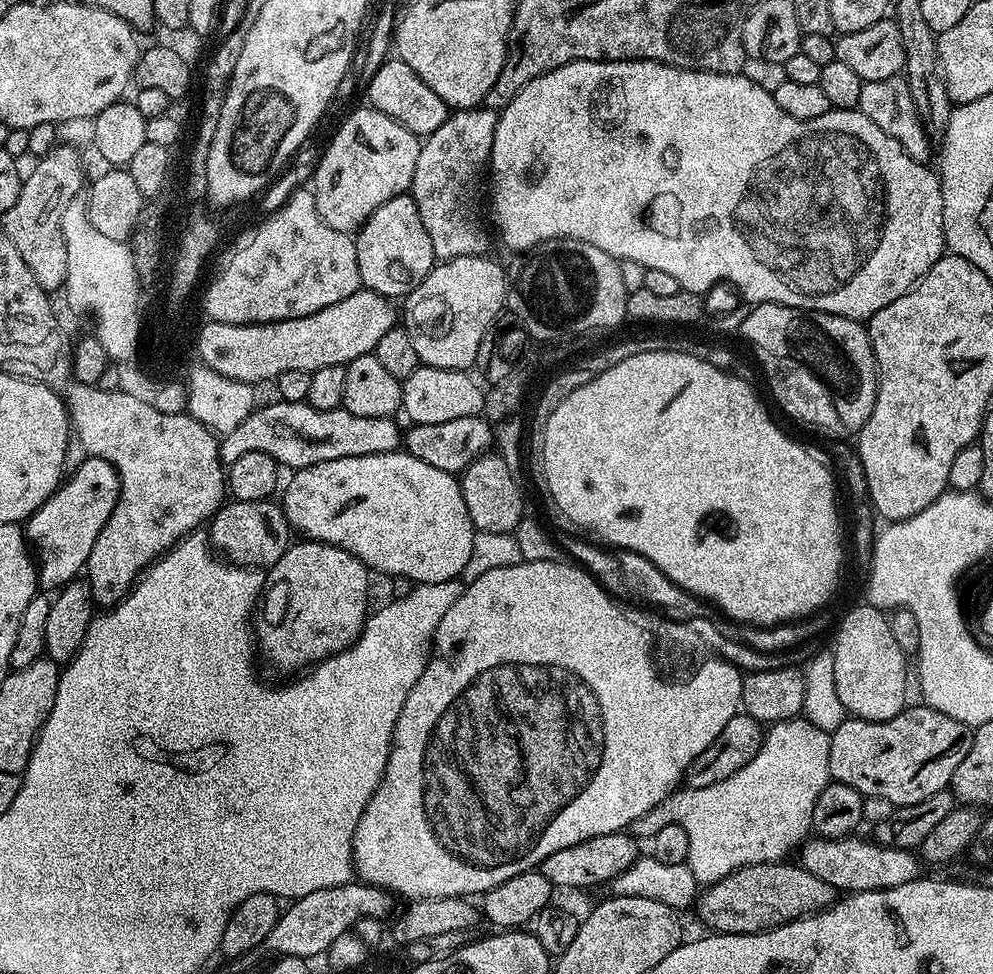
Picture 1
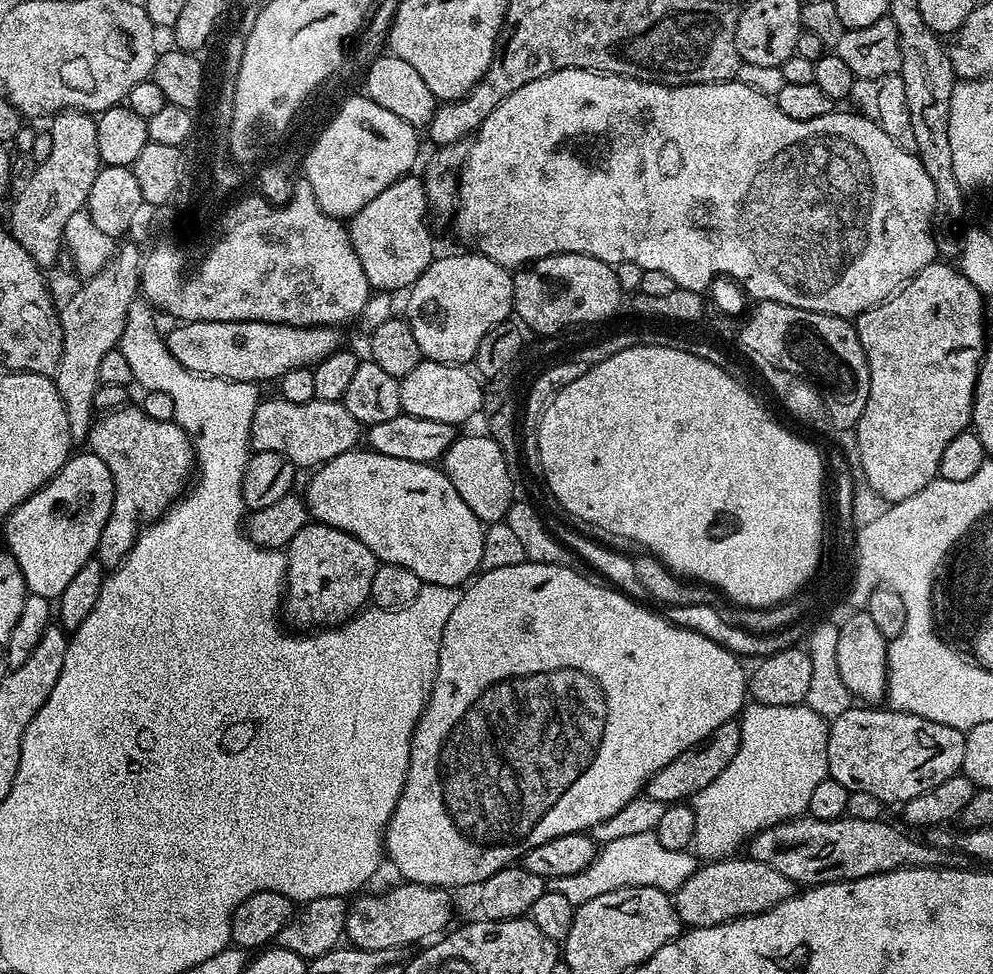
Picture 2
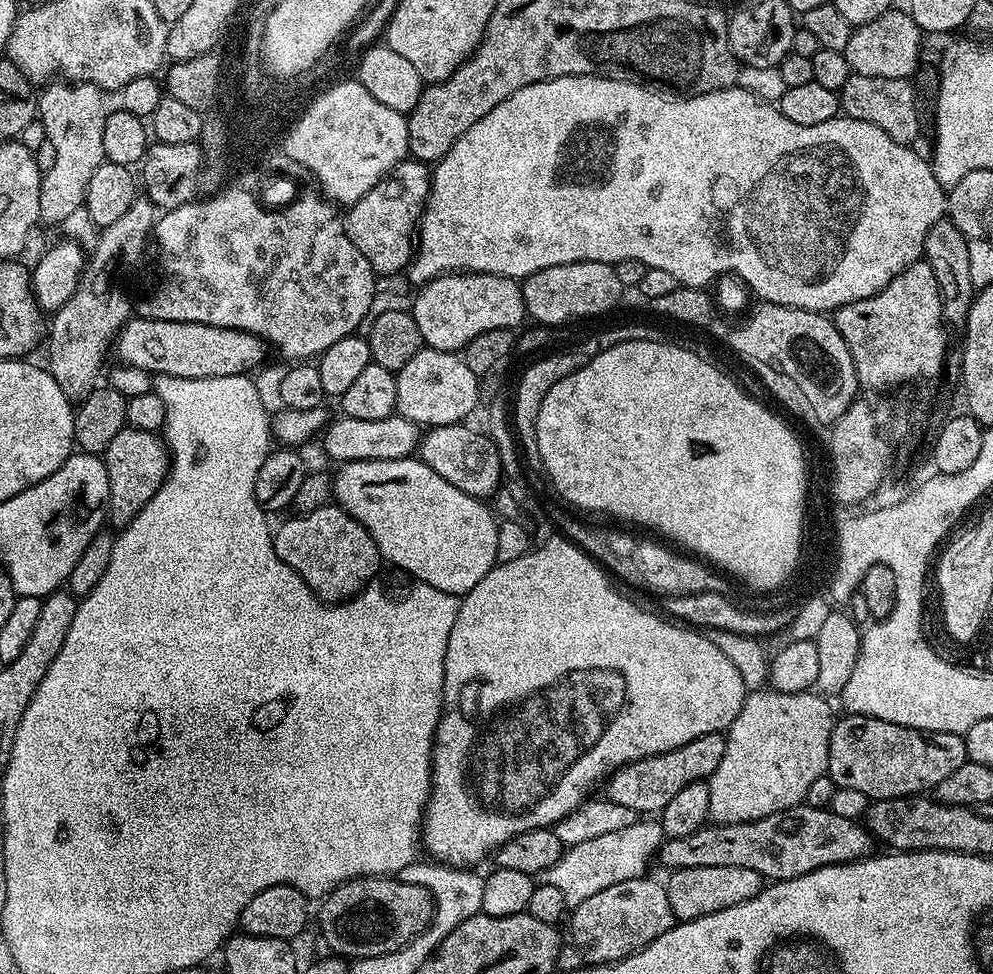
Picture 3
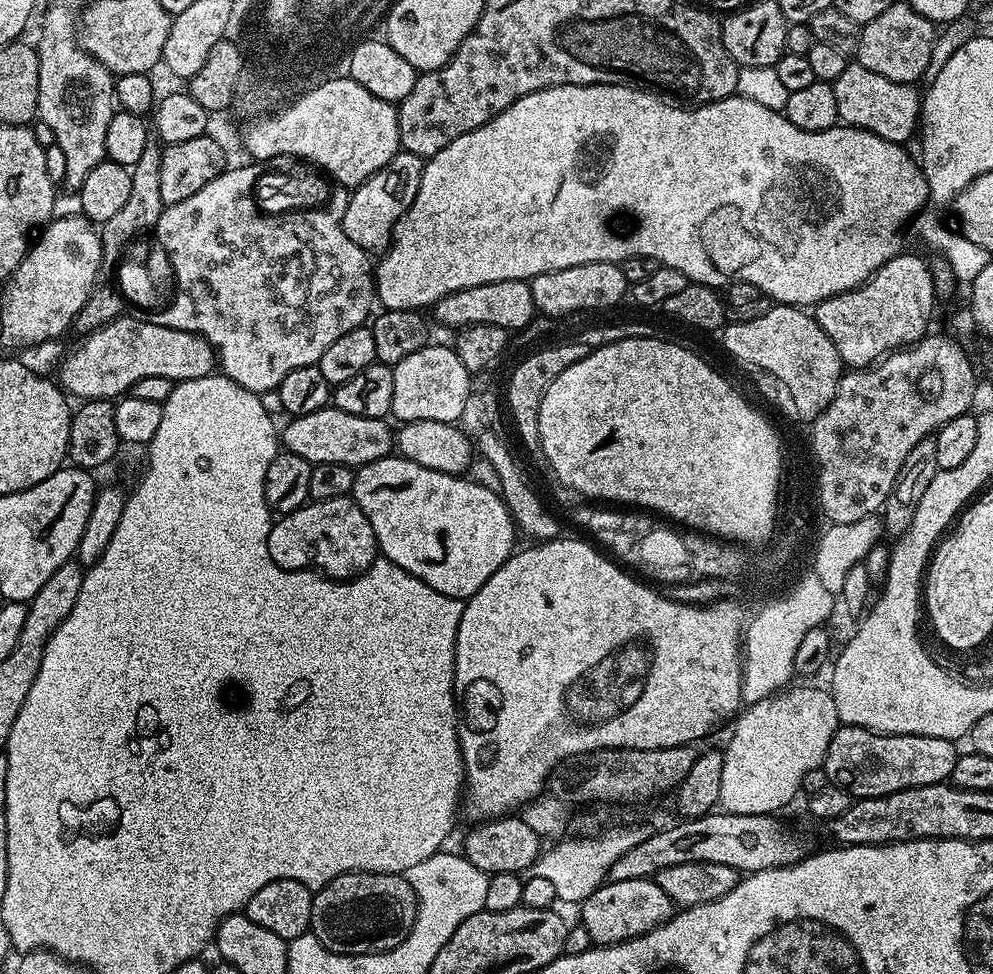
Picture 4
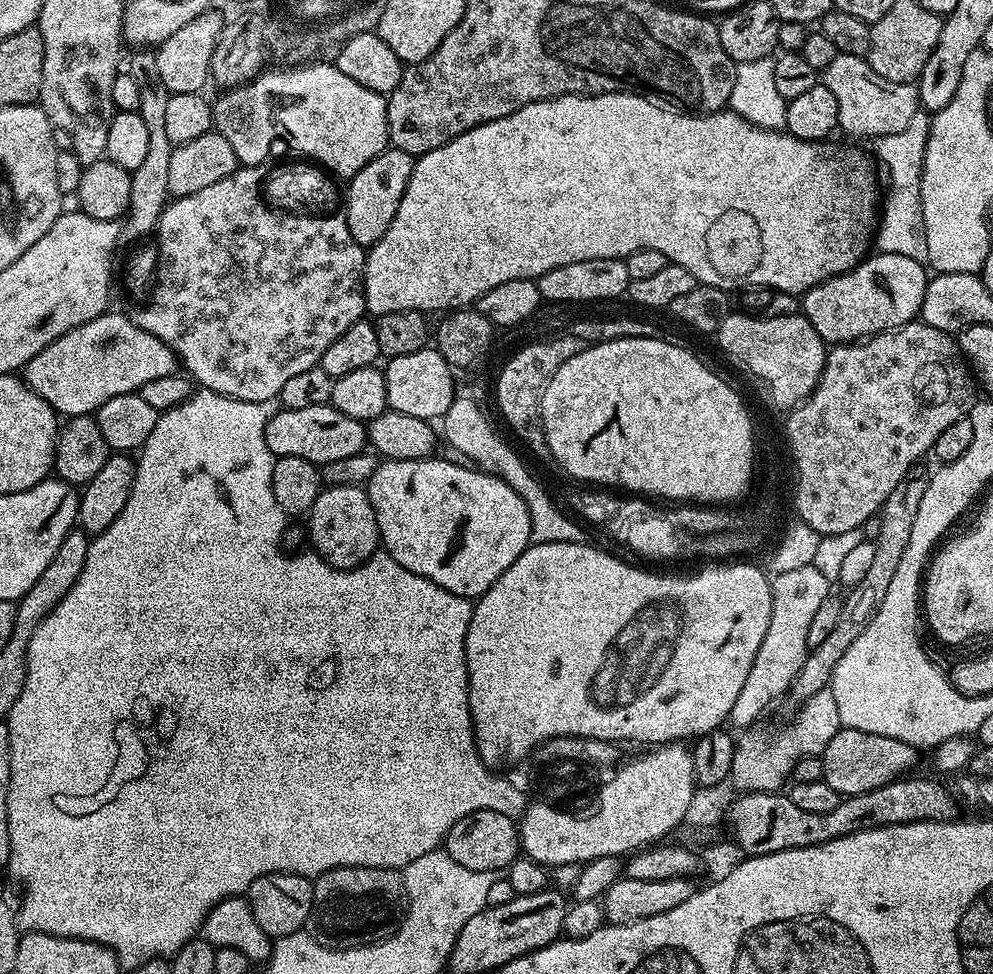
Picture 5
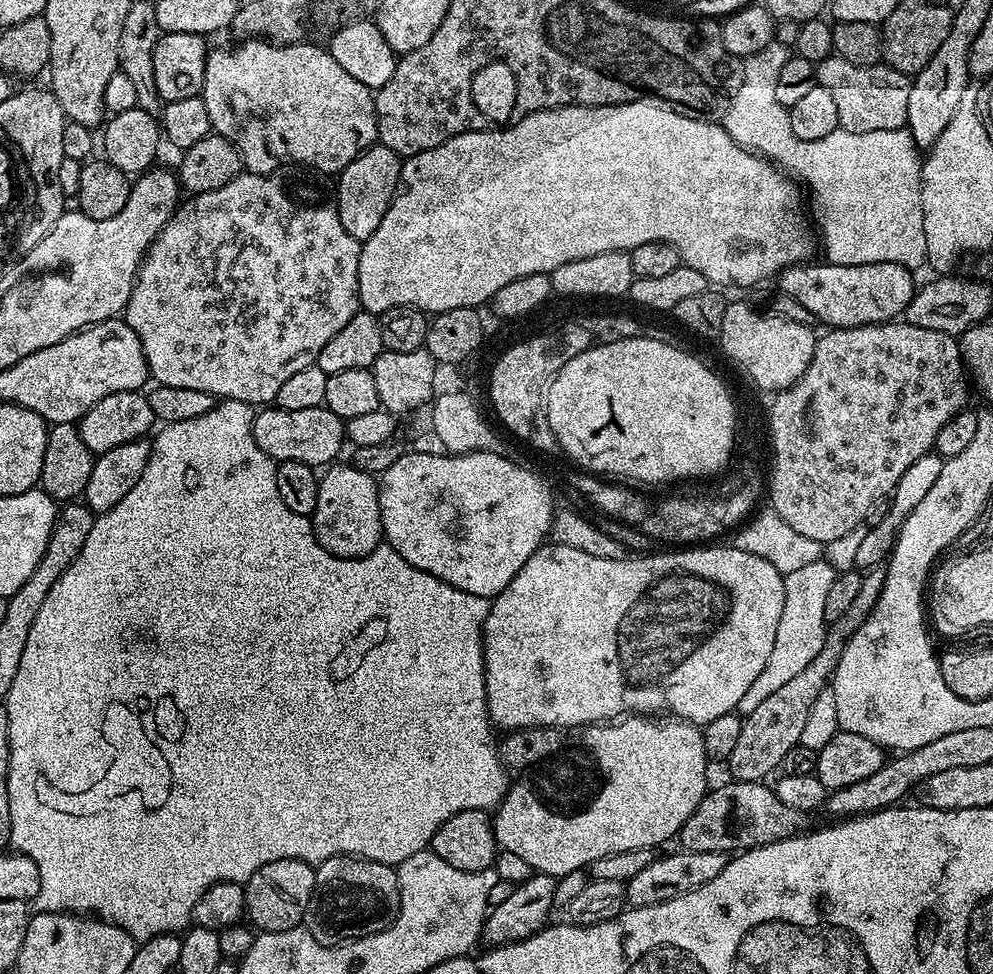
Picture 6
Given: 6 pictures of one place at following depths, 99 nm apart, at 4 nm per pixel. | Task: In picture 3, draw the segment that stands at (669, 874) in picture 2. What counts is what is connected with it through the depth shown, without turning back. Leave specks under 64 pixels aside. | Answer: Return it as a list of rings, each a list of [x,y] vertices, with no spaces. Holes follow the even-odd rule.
[[[640,818],[625,829],[614,830],[613,833],[602,834],[591,841],[567,847],[554,866],[540,871],[534,879],[537,884],[557,887],[565,905],[573,908],[609,886],[643,875],[650,858],[657,855],[664,839],[664,828],[659,819]]]

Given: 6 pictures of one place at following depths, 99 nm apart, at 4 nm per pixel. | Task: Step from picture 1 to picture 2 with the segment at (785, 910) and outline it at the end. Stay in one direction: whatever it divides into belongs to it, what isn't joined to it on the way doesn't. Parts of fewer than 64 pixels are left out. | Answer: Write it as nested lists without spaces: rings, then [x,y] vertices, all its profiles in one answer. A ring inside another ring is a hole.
[[[751,858],[740,859],[701,863],[696,872],[686,879],[674,893],[681,925],[688,928],[709,928],[743,916],[762,914],[794,894],[794,885],[790,878],[786,878],[786,874],[778,874],[778,870],[770,870],[770,866]]]

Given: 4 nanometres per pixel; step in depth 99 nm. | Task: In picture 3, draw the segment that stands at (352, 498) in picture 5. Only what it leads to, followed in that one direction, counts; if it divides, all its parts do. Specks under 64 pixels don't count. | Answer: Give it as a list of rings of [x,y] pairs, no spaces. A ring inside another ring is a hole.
[[[329,502],[313,512],[292,514],[289,517],[289,520],[280,529],[275,529],[272,545],[278,554],[278,558],[282,562],[286,562],[286,566],[290,566],[294,571],[300,573],[301,578],[306,582],[306,586],[312,588],[313,594],[319,600],[329,604],[351,600],[353,596],[356,596],[362,589],[369,587],[375,581],[372,579],[375,578],[380,564],[382,565],[378,546],[374,542],[374,538],[370,538],[366,526],[362,526],[362,522],[355,520],[345,508],[341,508],[335,502]]]

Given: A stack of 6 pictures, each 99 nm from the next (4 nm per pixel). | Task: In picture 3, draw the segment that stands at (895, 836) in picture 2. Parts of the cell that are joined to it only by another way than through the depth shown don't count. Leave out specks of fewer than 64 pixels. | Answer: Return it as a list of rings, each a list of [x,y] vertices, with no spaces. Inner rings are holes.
[[[796,804],[781,812],[770,814],[766,818],[758,818],[750,822],[737,824],[709,823],[699,828],[686,838],[665,839],[658,851],[658,860],[665,864],[665,869],[693,868],[694,866],[742,866],[745,870],[754,870],[765,881],[789,880],[802,874],[810,874],[819,868],[835,864],[849,864],[873,855],[874,837],[863,823],[853,822],[850,818],[838,818],[838,814],[827,808],[815,808],[809,804]]]

